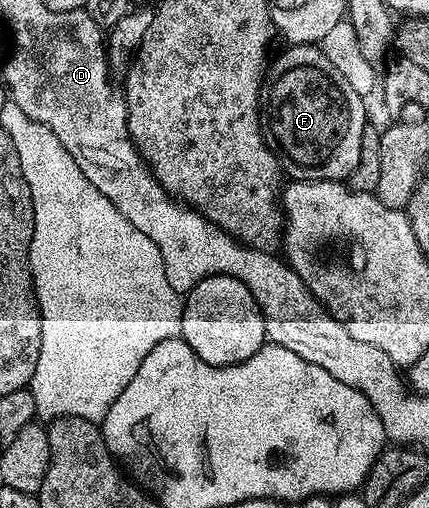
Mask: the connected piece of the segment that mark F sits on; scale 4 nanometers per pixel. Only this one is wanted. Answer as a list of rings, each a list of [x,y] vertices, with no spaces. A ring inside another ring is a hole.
[[[291,45],[266,68],[263,88],[259,90],[259,130],[263,132],[265,145],[275,155],[279,170],[295,181],[329,179],[343,181],[351,174],[361,157],[361,137],[369,125],[364,96],[358,95],[333,69],[333,64],[324,57],[315,45]]]

